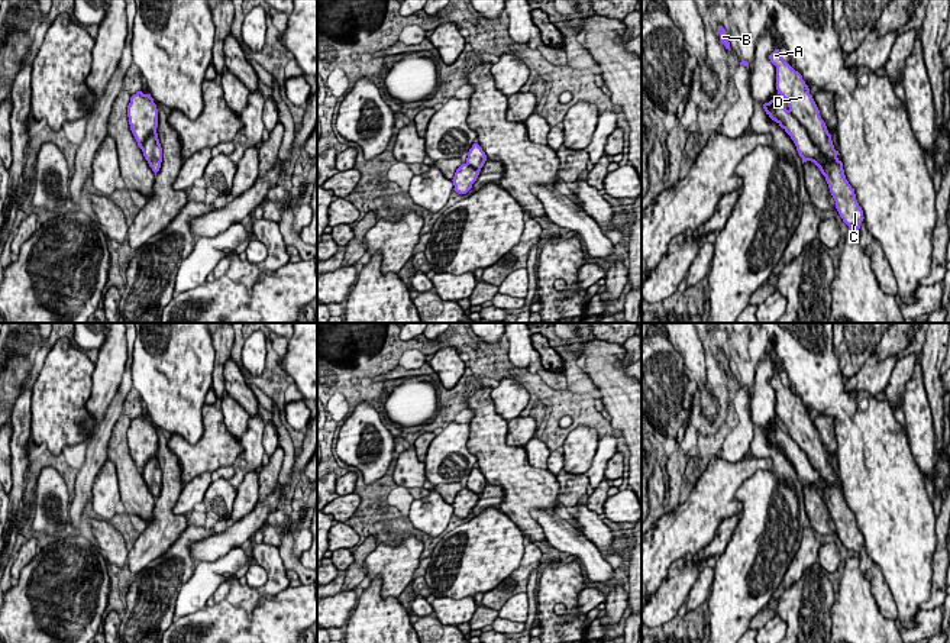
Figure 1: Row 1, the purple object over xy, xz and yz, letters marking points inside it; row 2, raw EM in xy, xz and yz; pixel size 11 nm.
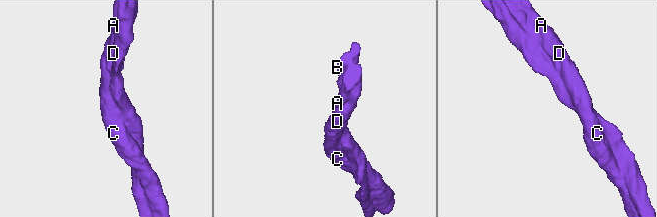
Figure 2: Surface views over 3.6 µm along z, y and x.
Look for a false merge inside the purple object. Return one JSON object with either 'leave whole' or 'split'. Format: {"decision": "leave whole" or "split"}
{"decision": "leave whole"}

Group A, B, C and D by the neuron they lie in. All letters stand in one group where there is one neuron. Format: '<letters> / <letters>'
A B C D

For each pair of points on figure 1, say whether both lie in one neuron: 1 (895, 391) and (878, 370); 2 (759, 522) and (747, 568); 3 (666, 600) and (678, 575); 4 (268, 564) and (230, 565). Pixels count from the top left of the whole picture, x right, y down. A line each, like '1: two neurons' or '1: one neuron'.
1: two neurons
2: one neuron
3: one neuron
4: two neurons

